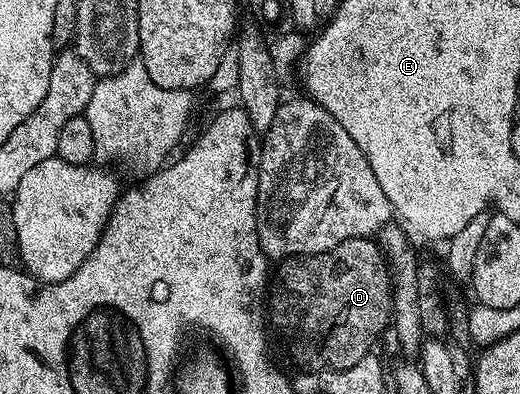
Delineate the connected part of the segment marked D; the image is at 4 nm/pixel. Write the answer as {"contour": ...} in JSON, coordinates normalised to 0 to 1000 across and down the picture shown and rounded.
{"contour":[[[683,602],[681,607],[665,607],[665,617],[650,617],[650,627],[642,627],[640,632],[637,632],[635,637],[627,637],[625,642],[596,642],[583,652],[548,652],[533,673],[538,675],[535,675],[533,683],[529,675],[527,711],[521,716],[519,741],[513,746],[512,754],[512,794],[513,802],[519,807],[521,832],[527,838],[527,845],[527,832],[531,832],[533,850],[538,853],[542,863],[546,863],[546,876],[550,883],[554,883],[554,896],[558,904],[562,904],[562,916],[565,924],[579,926],[579,931],[585,937],[594,937],[594,942],[600,944],[602,952],[613,952],[633,937],[663,937],[665,931],[681,931],[681,921],[688,921],[688,911],[706,906],[717,893],[715,873],[719,873],[721,865],[737,850],[738,832],[748,832],[754,810],[754,698],[746,688],[746,660],[738,655],[738,642],[735,640],[735,635],[731,635],[729,619],[725,619],[725,614],[717,609],[715,602]]]}

